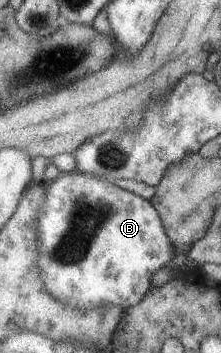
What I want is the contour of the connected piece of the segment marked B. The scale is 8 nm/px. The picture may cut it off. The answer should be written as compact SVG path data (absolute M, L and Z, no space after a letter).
M77 171L62 172L46 185L46 202L40 207L37 223L38 266L46 291L78 310L99 304L113 304L124 310L139 303L151 288L153 274L177 255L155 206L113 182Z

